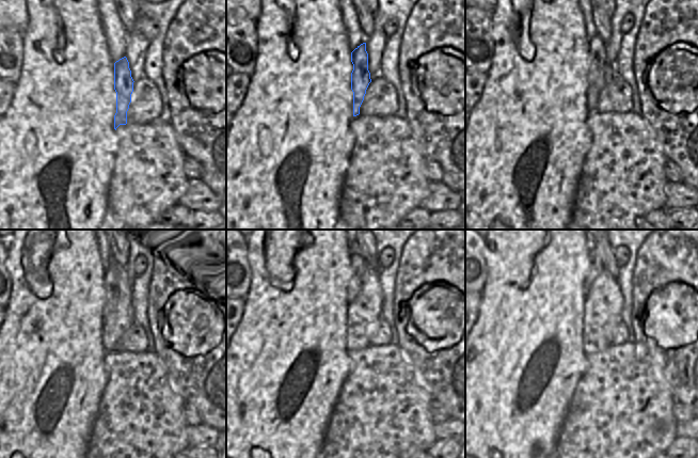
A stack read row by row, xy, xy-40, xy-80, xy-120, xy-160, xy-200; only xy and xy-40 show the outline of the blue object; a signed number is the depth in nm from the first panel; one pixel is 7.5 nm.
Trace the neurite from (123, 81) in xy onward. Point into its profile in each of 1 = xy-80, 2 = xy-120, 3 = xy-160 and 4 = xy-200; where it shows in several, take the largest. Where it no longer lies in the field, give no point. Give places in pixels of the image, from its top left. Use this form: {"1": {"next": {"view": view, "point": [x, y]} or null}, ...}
{"1": {"next": {"view": "xy-80", "point": [596, 46]}}, "2": {"next": {"view": "xy-120", "point": [114, 283]}}, "3": {"next": {"view": "xy-160", "point": [359, 265]}}, "4": {"next": {"view": "xy-200", "point": [595, 266]}}}

